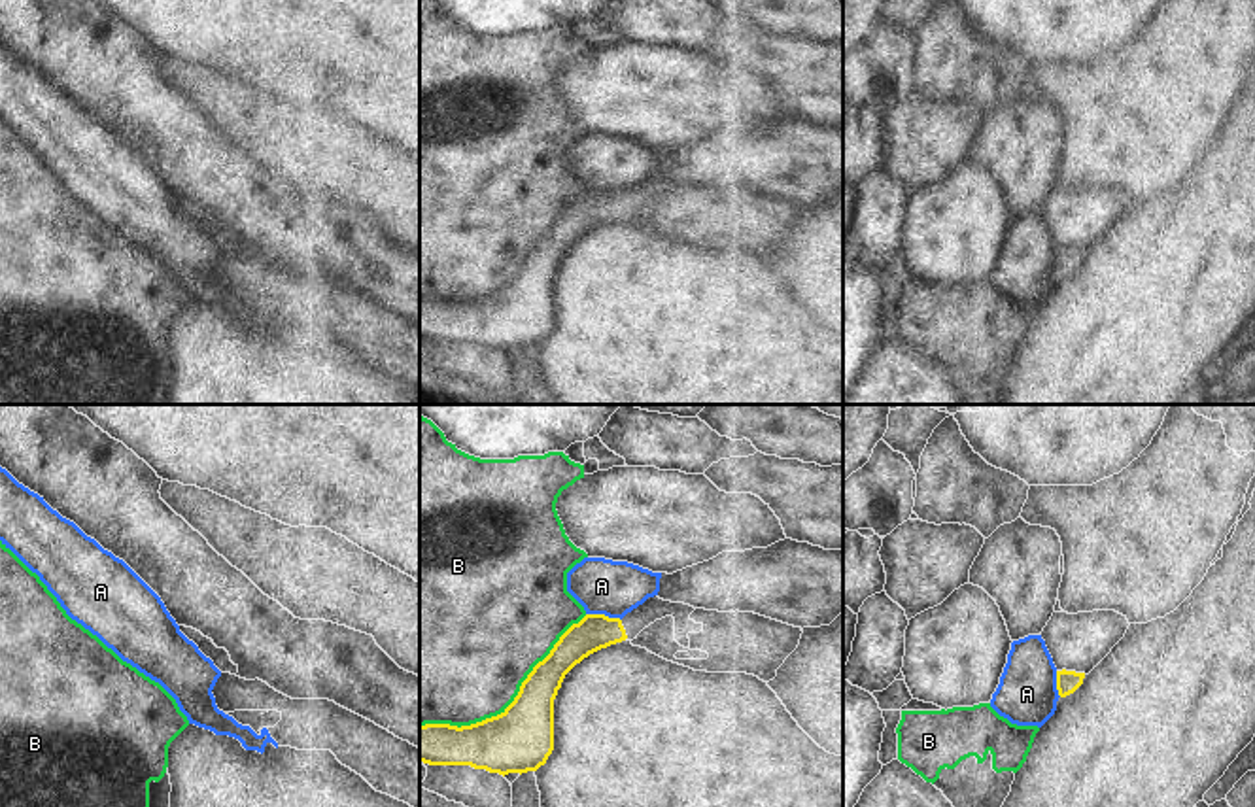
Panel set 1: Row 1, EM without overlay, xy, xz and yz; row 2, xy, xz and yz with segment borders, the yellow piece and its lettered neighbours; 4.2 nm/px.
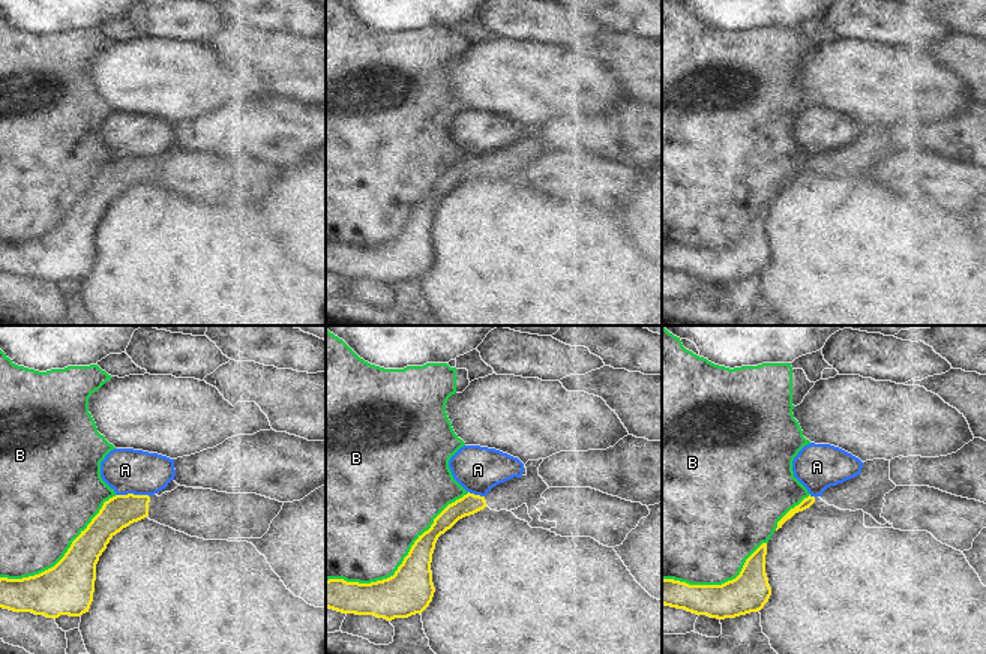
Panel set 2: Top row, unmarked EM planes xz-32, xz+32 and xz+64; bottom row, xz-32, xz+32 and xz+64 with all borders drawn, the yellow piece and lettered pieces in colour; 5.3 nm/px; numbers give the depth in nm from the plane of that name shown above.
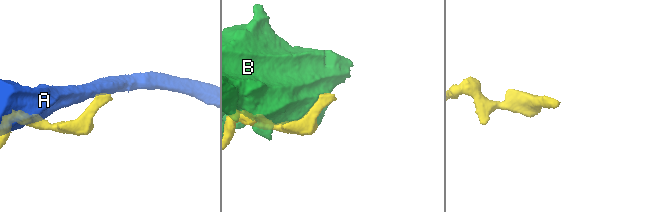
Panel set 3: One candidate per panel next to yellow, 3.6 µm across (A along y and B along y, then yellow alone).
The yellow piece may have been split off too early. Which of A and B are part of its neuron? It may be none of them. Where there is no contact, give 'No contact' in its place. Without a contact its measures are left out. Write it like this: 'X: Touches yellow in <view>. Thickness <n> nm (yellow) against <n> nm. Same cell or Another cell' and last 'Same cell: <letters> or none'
A: Touches yellow in xz. Thickness 160 nm (yellow) against 240 nm. Another cell
B: Touches yellow in xz. Thickness 280 nm (yellow) against 480 nm. Another cell
Same cell: none.

